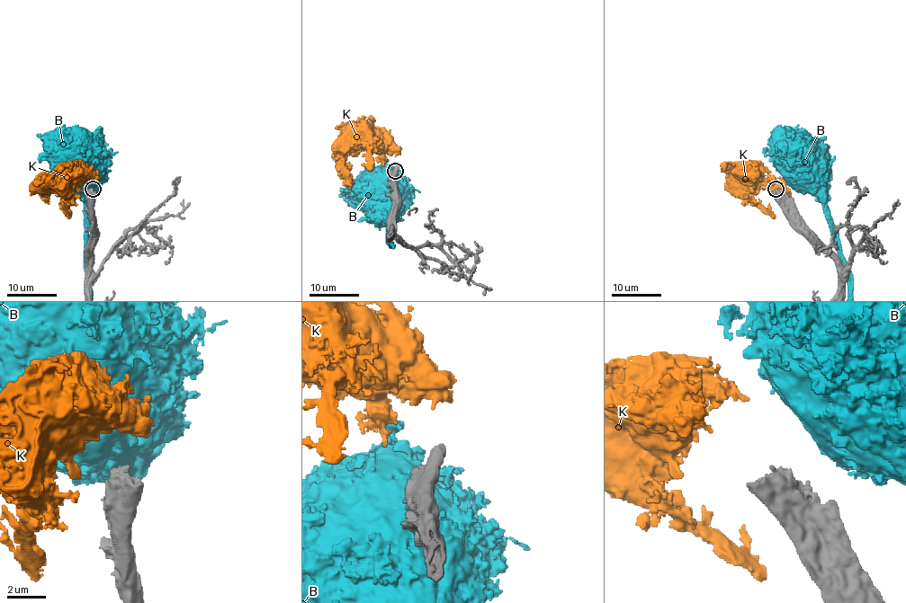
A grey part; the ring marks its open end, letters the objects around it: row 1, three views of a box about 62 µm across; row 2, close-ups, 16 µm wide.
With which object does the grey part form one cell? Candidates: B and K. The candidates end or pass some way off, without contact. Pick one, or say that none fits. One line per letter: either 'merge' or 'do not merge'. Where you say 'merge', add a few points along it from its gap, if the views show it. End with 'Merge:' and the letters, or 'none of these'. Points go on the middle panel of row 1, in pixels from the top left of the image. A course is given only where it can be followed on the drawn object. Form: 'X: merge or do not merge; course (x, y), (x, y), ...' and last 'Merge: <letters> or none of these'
B: do not merge
K: do not merge
Merge: none of these

